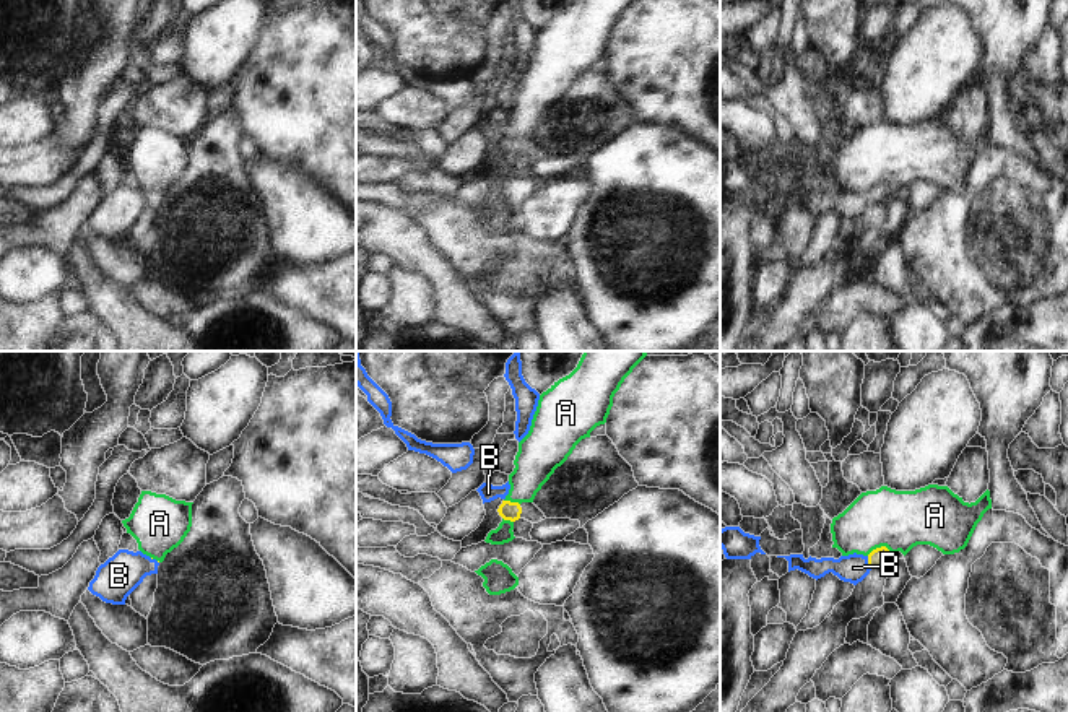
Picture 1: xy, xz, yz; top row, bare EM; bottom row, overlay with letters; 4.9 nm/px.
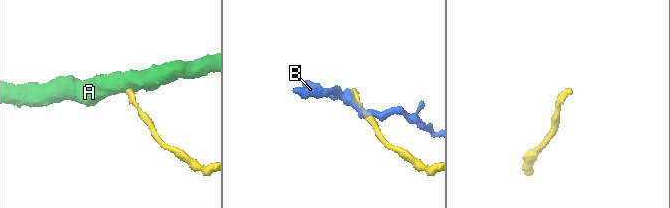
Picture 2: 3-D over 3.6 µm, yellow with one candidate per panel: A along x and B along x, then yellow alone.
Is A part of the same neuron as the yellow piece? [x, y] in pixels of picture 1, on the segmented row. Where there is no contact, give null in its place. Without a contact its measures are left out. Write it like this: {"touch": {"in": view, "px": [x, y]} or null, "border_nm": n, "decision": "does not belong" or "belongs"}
{"touch": {"in": "yz", "px": [878, 548]}, "border_nm": 130, "decision": "does not belong"}

